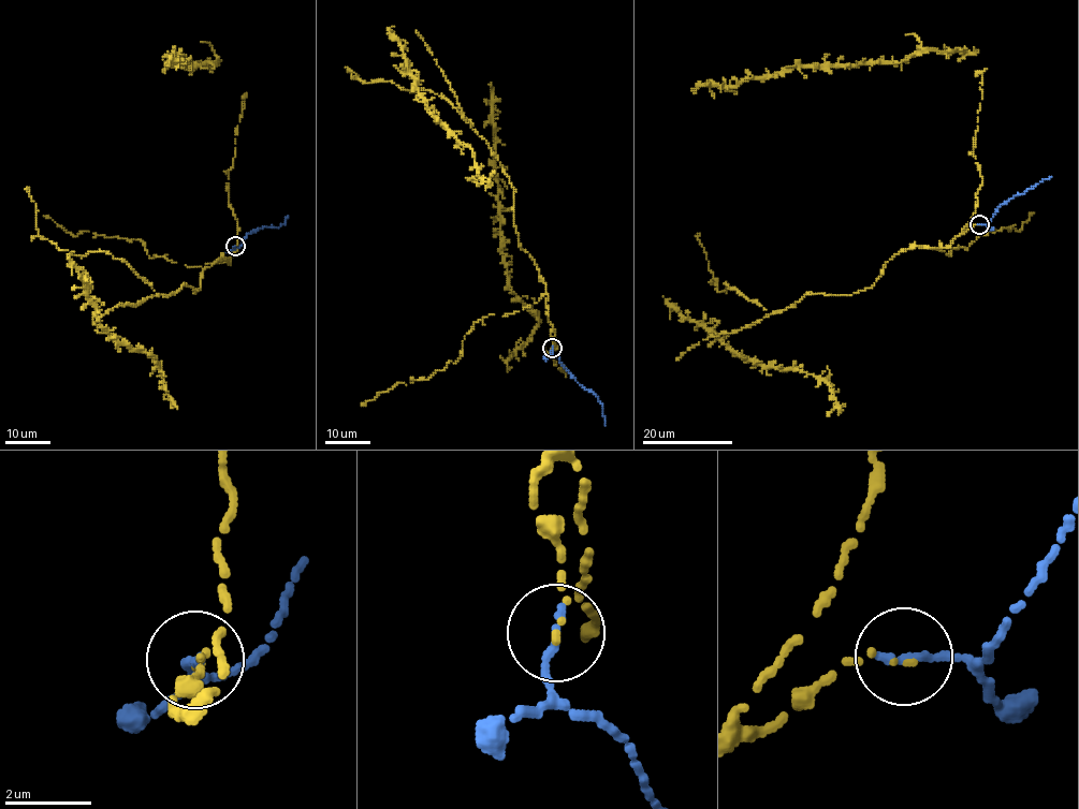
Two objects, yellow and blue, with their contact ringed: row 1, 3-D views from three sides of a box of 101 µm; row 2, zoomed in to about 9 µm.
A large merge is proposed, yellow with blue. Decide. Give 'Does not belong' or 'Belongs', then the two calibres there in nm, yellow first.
Belongs. Thickness 100 nm (yellow) against 220 nm

